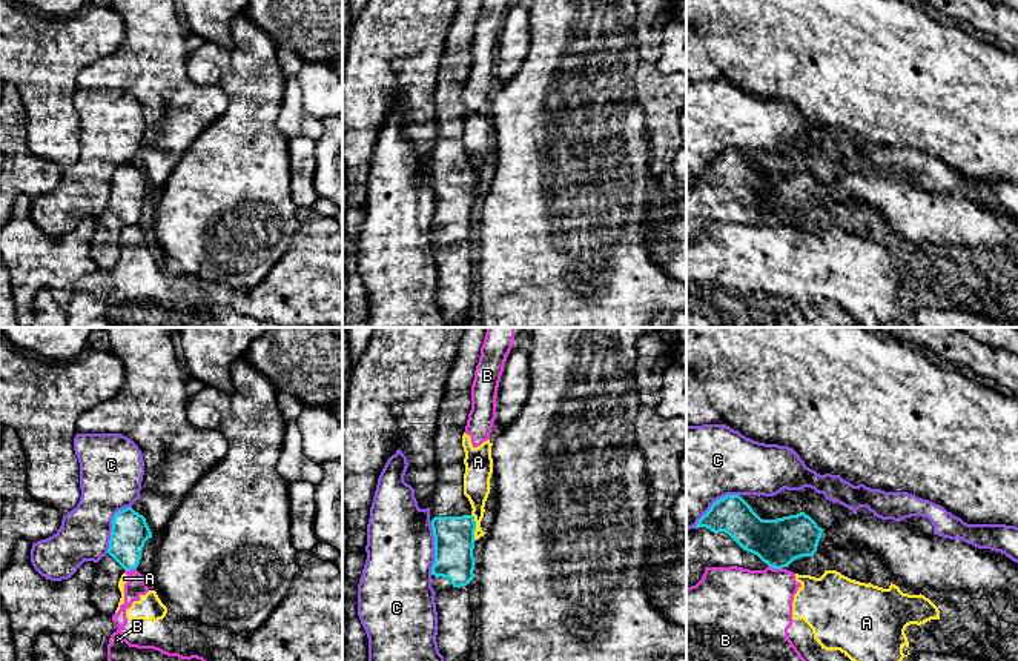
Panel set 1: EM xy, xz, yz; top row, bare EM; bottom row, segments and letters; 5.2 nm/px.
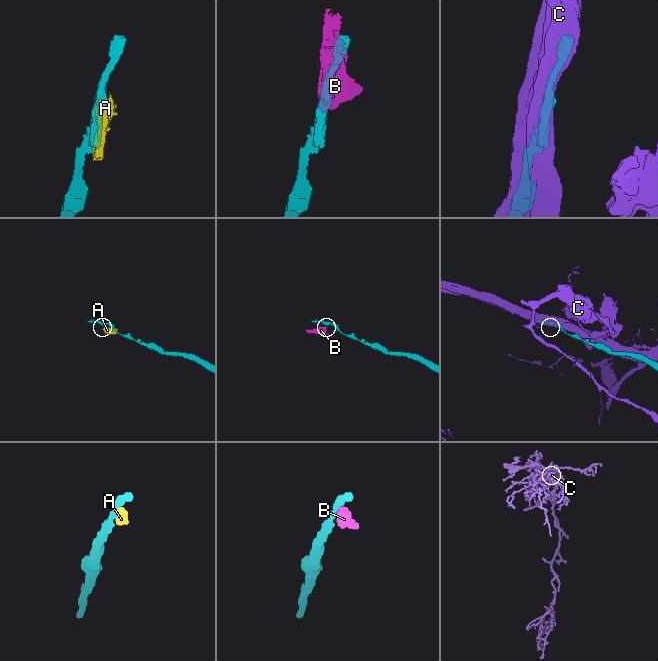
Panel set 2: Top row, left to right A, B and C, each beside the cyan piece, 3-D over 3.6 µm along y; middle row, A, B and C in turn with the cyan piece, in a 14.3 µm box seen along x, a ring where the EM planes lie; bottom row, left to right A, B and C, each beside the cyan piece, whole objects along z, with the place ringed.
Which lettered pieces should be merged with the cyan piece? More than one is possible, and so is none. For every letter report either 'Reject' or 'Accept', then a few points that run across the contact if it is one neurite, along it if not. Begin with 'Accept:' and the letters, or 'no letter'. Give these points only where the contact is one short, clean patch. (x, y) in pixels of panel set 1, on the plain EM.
Accept: no letter
A: Reject
B: Reject
C: Reject

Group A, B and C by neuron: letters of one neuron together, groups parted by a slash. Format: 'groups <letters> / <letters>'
groups A B / C

